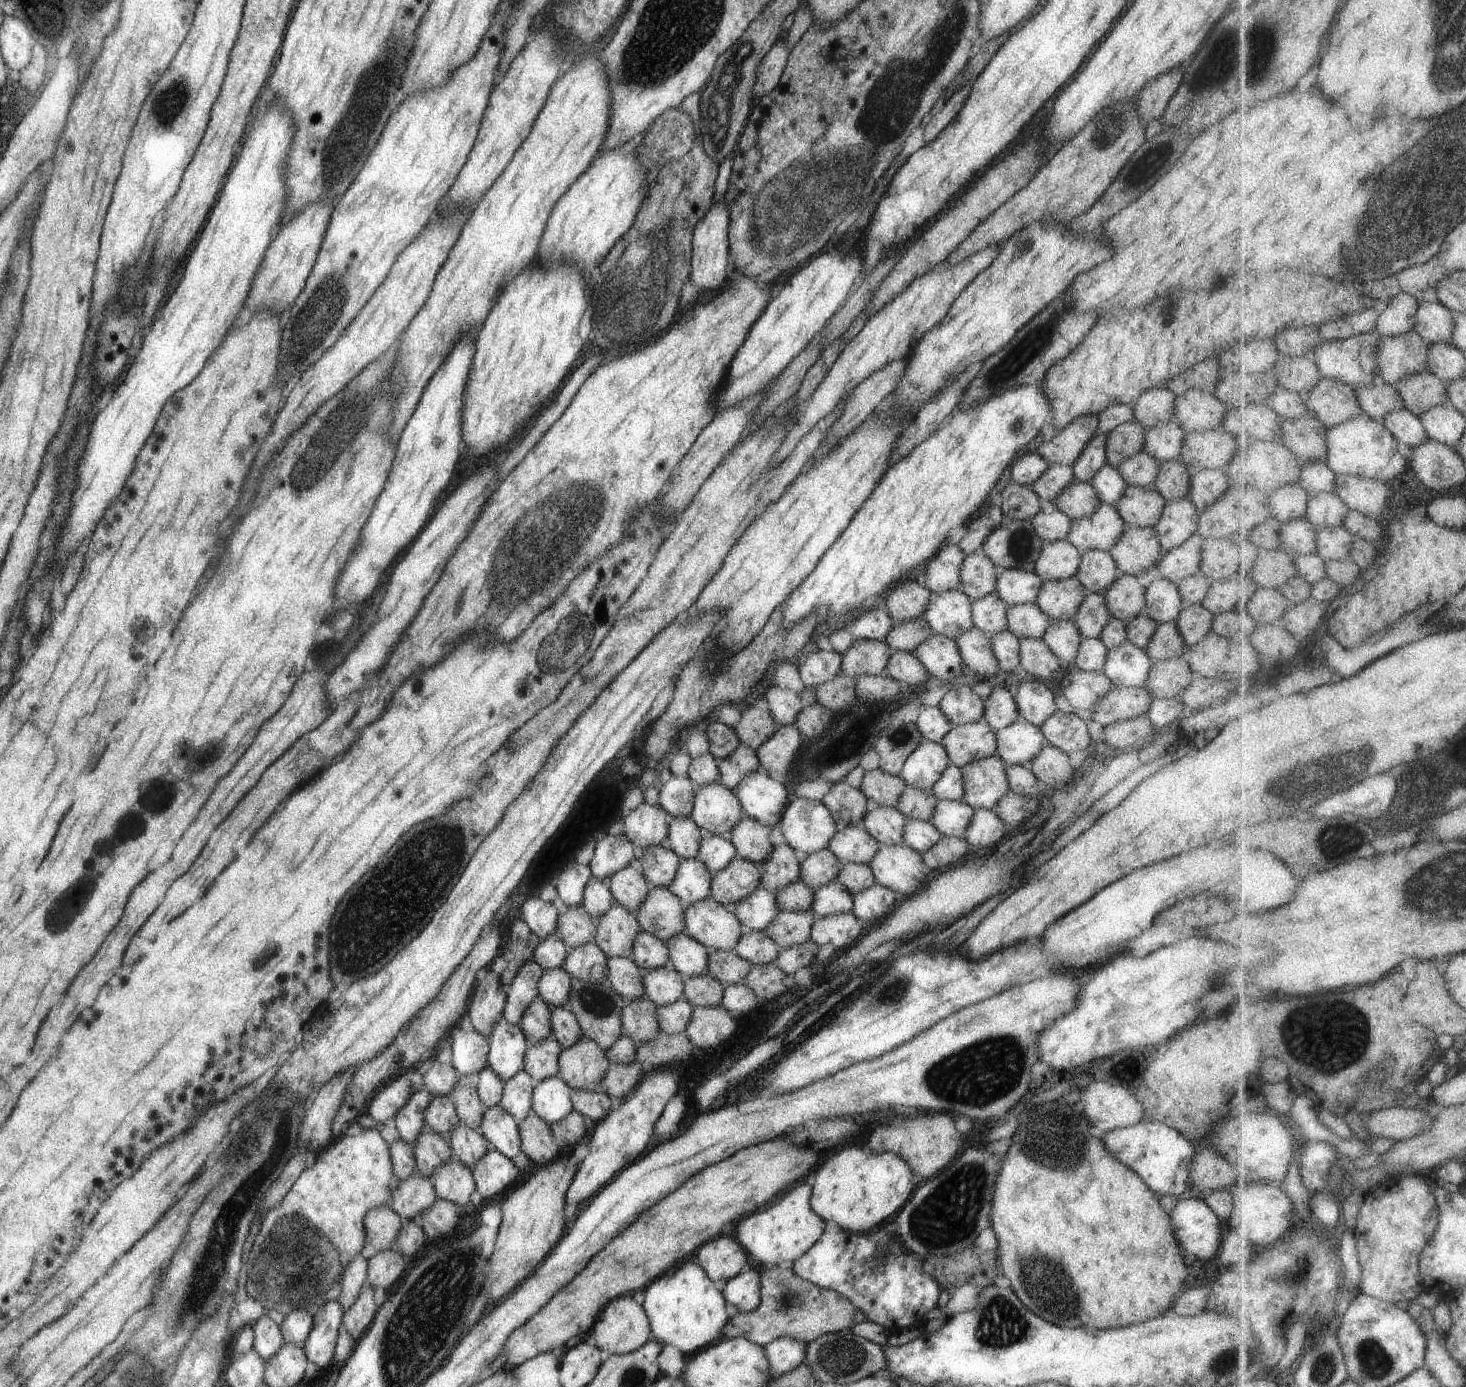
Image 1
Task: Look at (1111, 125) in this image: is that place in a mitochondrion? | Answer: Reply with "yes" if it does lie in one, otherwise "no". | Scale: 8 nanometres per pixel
yes

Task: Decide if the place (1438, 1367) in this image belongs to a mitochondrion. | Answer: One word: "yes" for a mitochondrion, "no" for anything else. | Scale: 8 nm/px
no

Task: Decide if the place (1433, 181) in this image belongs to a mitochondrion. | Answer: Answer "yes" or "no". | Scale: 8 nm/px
yes

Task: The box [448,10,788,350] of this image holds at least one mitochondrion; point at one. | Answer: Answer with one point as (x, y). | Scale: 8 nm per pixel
(720, 101)

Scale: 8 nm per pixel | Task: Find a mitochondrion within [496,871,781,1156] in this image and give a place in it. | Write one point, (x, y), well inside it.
(595, 1005)

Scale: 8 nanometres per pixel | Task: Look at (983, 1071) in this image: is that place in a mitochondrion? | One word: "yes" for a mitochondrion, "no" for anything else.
yes

